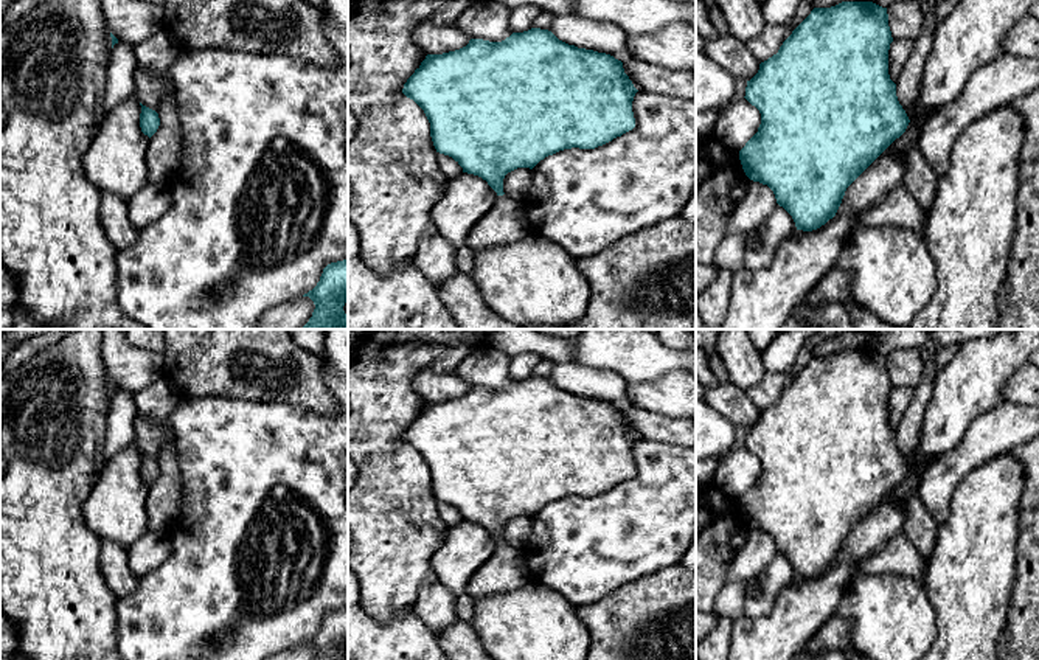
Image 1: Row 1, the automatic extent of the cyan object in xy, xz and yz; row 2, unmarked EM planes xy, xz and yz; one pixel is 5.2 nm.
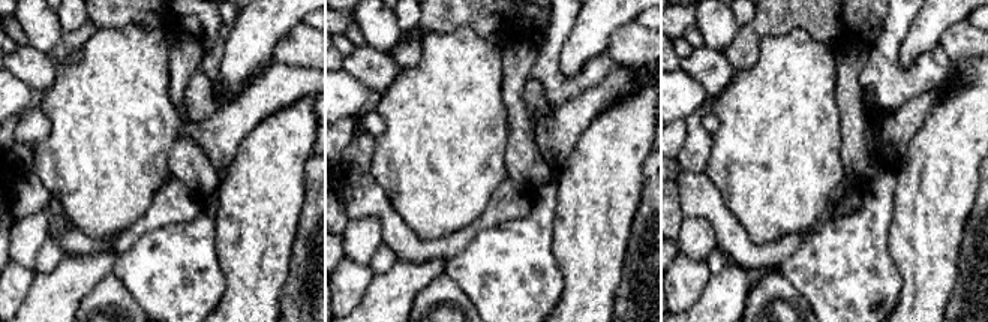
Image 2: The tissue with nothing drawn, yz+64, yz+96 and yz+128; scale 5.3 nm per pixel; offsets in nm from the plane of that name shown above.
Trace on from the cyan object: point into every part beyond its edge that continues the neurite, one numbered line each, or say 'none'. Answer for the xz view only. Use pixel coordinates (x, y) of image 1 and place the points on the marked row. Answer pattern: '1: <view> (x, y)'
1: xz (505, 222)

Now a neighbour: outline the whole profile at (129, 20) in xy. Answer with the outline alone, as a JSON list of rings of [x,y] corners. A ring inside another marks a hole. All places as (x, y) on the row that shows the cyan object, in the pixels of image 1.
[[[106,0],[109,31],[118,42],[137,45],[163,28],[163,6],[141,0]]]

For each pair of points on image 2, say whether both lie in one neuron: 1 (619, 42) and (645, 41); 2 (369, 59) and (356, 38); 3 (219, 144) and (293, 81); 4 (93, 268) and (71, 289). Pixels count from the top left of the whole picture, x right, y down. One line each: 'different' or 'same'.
1: same
2: different
3: same
4: same

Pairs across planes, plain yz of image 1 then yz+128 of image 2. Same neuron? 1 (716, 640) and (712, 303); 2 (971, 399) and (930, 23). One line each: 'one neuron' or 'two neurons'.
1: two neurons
2: one neuron

